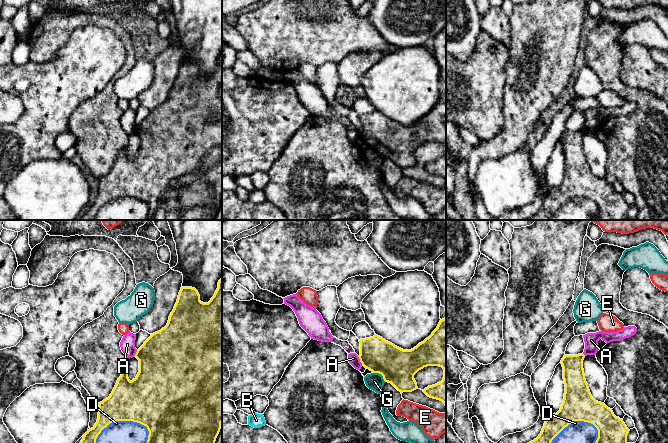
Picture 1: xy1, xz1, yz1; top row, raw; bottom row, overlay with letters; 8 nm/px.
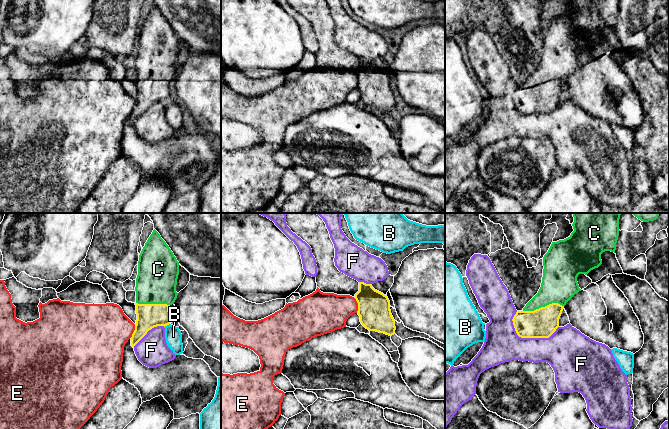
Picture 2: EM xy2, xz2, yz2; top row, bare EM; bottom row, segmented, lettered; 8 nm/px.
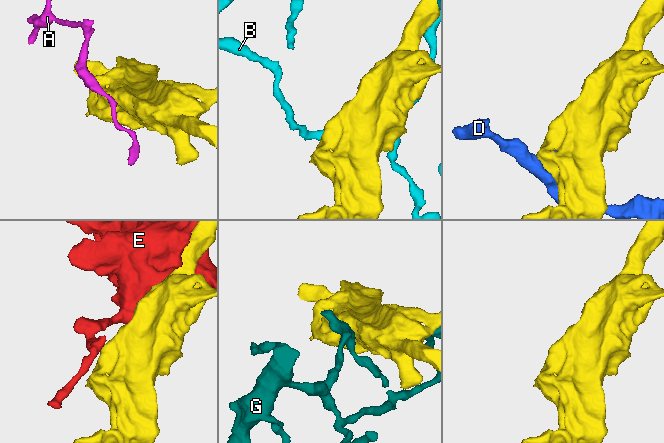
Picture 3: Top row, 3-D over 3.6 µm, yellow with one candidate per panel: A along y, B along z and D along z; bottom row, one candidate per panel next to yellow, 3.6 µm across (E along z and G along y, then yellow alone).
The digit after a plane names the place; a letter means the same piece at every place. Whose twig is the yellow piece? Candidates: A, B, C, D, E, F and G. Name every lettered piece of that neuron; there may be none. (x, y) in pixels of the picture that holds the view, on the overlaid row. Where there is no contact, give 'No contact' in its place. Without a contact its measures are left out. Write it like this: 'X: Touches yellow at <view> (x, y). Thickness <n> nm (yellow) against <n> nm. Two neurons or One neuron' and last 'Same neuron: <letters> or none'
A: Touches yellow at xz1 (360, 360). Thickness 280 nm (yellow) against 90 nm. Two neurons
B: Touches yellow at xy2 (166, 325). Thickness 190 nm (yellow) against 140 nm. Two neurons
C: Touches yellow at yz2 (543, 307). Thickness 240 nm (yellow) against 280 nm. One neuron
D: Touches yellow at xy1 (120, 420). Thickness 380 nm (yellow) against 180 nm. Two neurons
E: Touches yellow at xz2 (358, 305). Thickness 260 nm (yellow) against 300 nm. Two neurons
F: Touches yellow at yz2 (531, 337). Thickness 240 nm (yellow) against 280 nm. Two neurons
G: Touches yellow at xz1 (380, 373). Thickness 280 nm (yellow) against 140 nm. Two neurons
Same neuron: C

